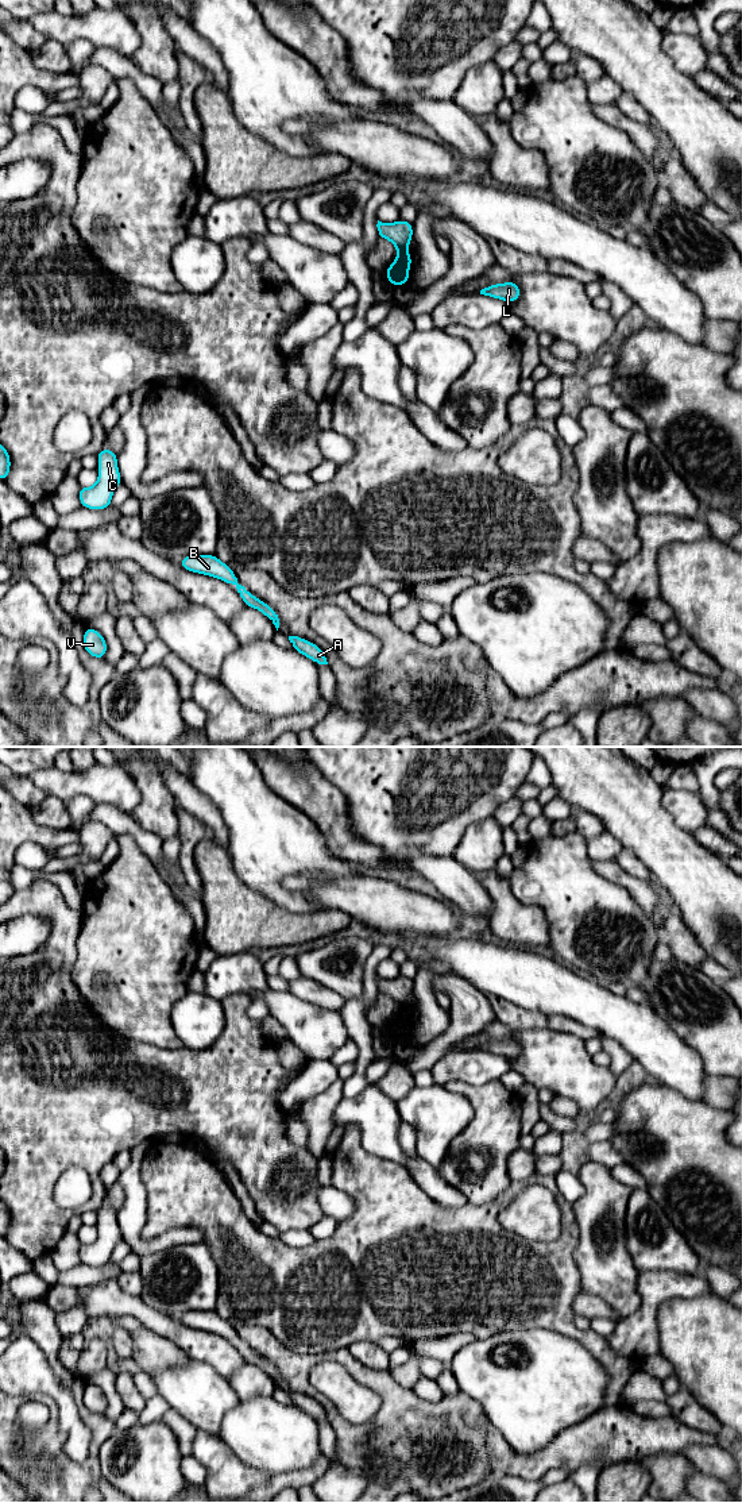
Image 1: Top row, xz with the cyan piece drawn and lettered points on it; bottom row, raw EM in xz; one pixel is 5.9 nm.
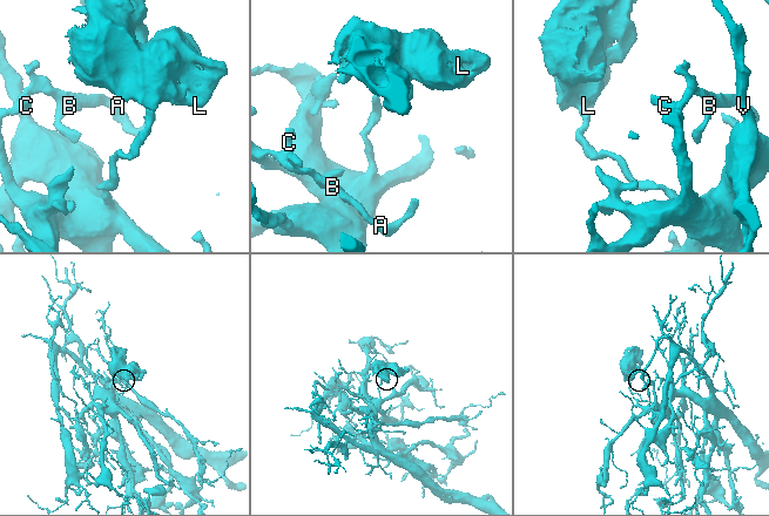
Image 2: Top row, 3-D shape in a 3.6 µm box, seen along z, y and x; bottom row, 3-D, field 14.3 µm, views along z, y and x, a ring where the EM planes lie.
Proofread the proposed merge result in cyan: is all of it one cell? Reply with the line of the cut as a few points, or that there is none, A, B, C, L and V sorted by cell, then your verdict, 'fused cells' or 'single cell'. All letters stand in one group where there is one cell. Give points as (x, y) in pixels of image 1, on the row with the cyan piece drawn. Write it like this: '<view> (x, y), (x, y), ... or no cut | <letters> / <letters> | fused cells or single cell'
xz (389, 273), (395, 270), (401, 274) | A B C V / L | fused cells

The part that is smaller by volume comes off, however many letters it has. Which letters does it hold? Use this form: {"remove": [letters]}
{"remove": ["L"]}

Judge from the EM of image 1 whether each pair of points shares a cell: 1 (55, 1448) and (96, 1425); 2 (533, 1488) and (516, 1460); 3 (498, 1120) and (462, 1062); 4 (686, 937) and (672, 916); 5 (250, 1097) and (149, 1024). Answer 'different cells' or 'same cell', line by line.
1: same cell
2: different cells
3: different cells
4: same cell
5: different cells

